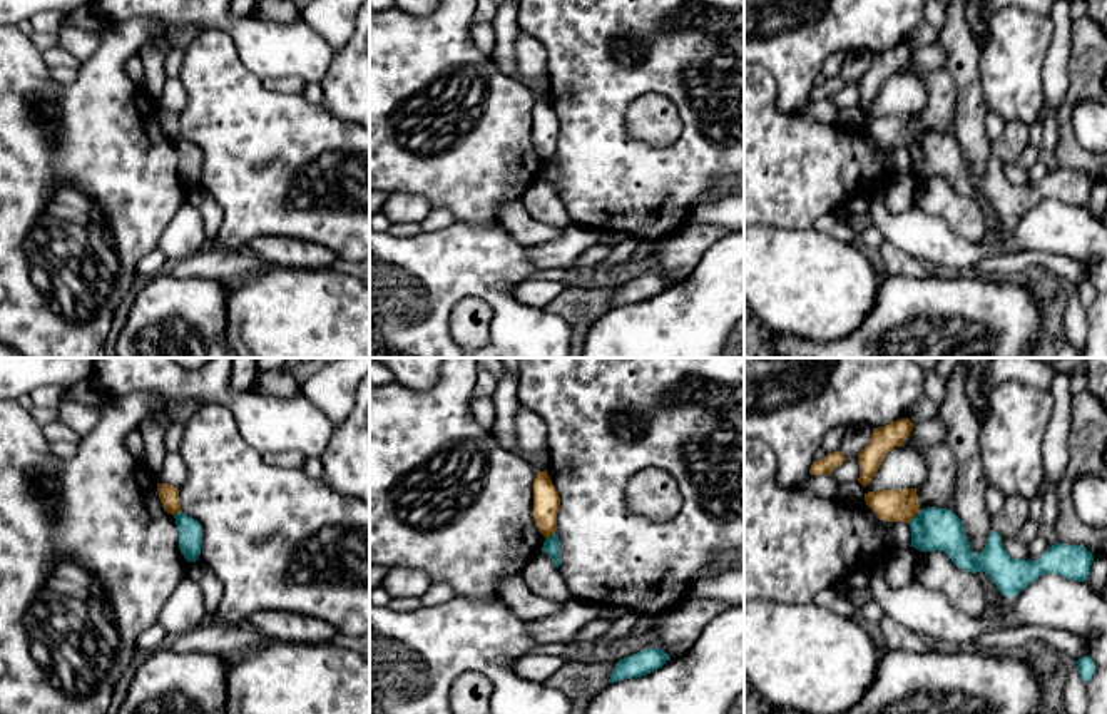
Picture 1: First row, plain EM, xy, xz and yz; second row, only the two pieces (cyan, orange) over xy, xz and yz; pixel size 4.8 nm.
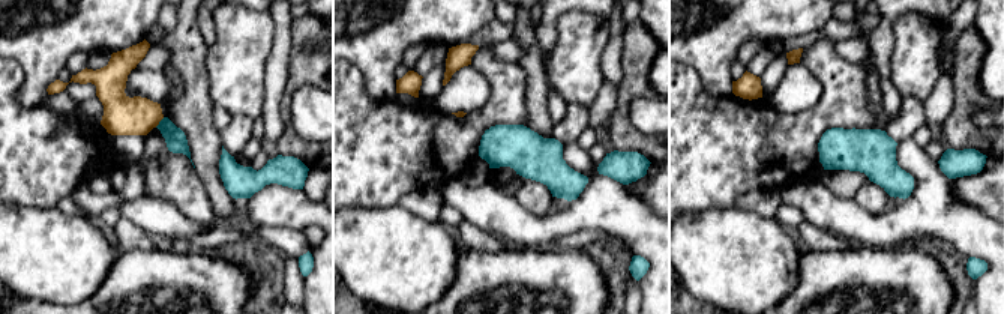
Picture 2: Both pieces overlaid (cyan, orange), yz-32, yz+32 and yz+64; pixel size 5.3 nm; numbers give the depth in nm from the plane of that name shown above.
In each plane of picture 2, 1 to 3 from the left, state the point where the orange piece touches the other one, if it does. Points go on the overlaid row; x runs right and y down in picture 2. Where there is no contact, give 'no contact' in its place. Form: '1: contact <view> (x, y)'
1: contact yz-32 (159, 122)
2: no contact
3: no contact

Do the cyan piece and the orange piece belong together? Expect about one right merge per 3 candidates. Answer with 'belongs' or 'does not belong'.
does not belong

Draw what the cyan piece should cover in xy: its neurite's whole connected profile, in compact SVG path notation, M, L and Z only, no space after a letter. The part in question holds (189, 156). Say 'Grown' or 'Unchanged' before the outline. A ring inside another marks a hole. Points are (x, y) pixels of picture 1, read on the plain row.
Unchanged. M182 137L174 140L179 156L179 176L187 187L199 186L202 172L202 152Z

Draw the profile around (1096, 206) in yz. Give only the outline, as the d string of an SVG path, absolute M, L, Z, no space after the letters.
M1094 182L1090 191L1090 199L1087 202L1087 211L1090 216L1099 221L1104 216L1107 206L1107 182Z

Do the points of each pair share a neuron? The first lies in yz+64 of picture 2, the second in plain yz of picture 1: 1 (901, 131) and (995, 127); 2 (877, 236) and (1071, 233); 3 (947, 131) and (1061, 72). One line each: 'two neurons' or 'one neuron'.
1: two neurons
2: one neuron
3: two neurons

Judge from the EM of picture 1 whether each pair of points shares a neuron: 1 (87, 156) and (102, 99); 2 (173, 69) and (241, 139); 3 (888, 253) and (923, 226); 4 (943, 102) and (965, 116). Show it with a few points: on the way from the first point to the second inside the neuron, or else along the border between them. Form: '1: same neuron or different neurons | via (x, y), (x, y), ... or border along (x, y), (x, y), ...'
1: same neuron | via (101, 142), (102, 112)
2: different neurons | border along (186, 49), (178, 76)
3: different neurons | border along (885, 239), (928, 266)
4: different neurons | border along (945, 71), (955, 86), (955, 114), (948, 132)

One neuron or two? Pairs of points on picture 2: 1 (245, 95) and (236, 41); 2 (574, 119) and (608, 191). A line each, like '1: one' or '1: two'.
1: one
2: two

